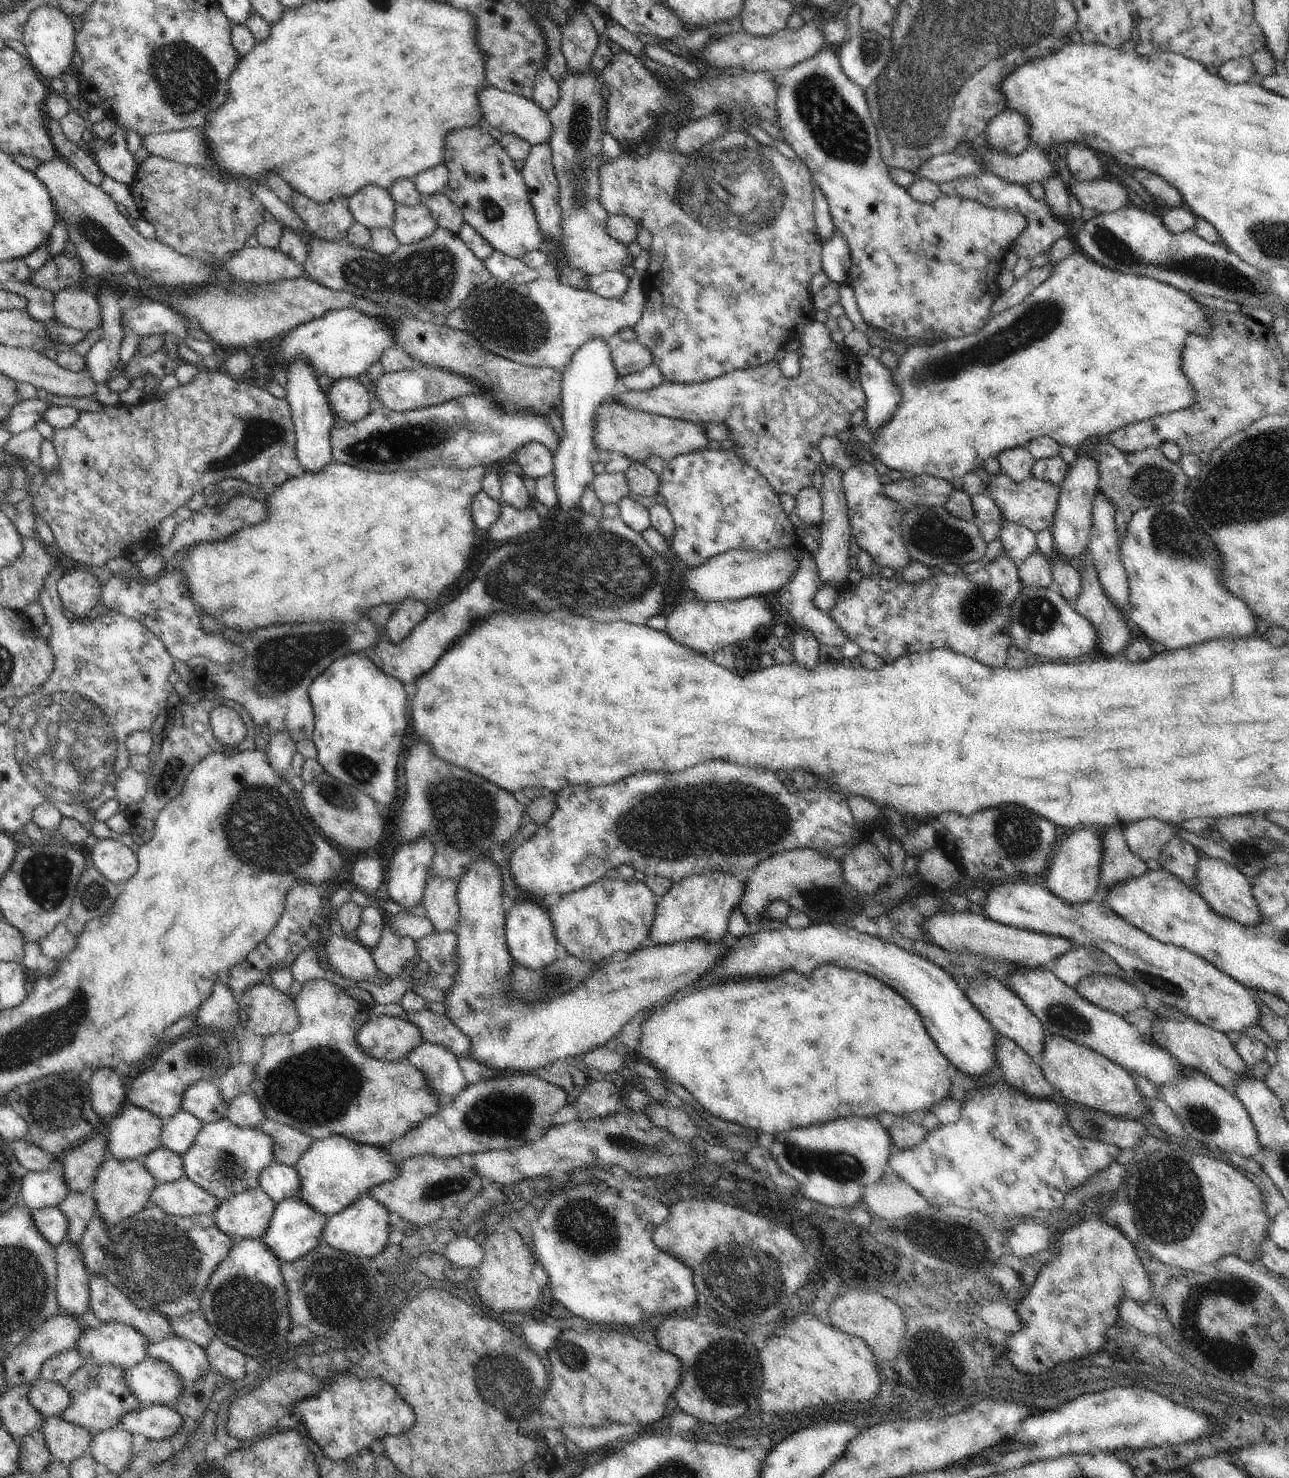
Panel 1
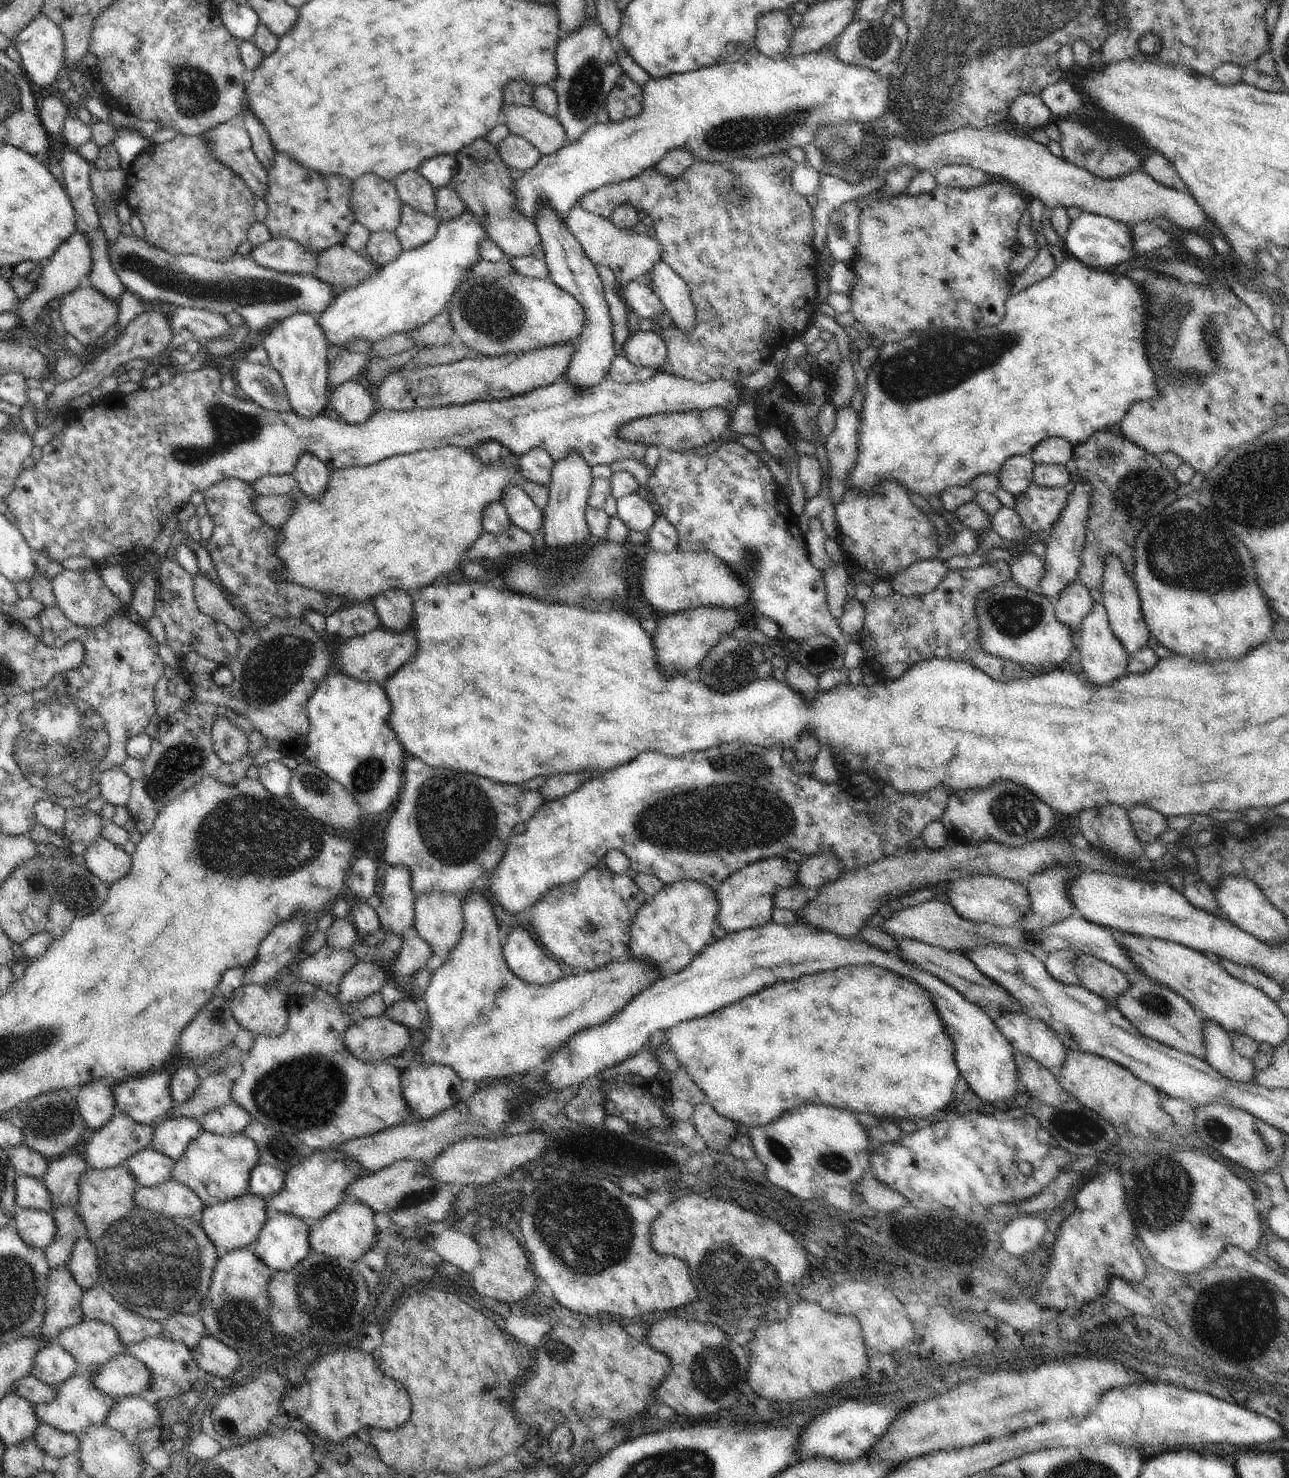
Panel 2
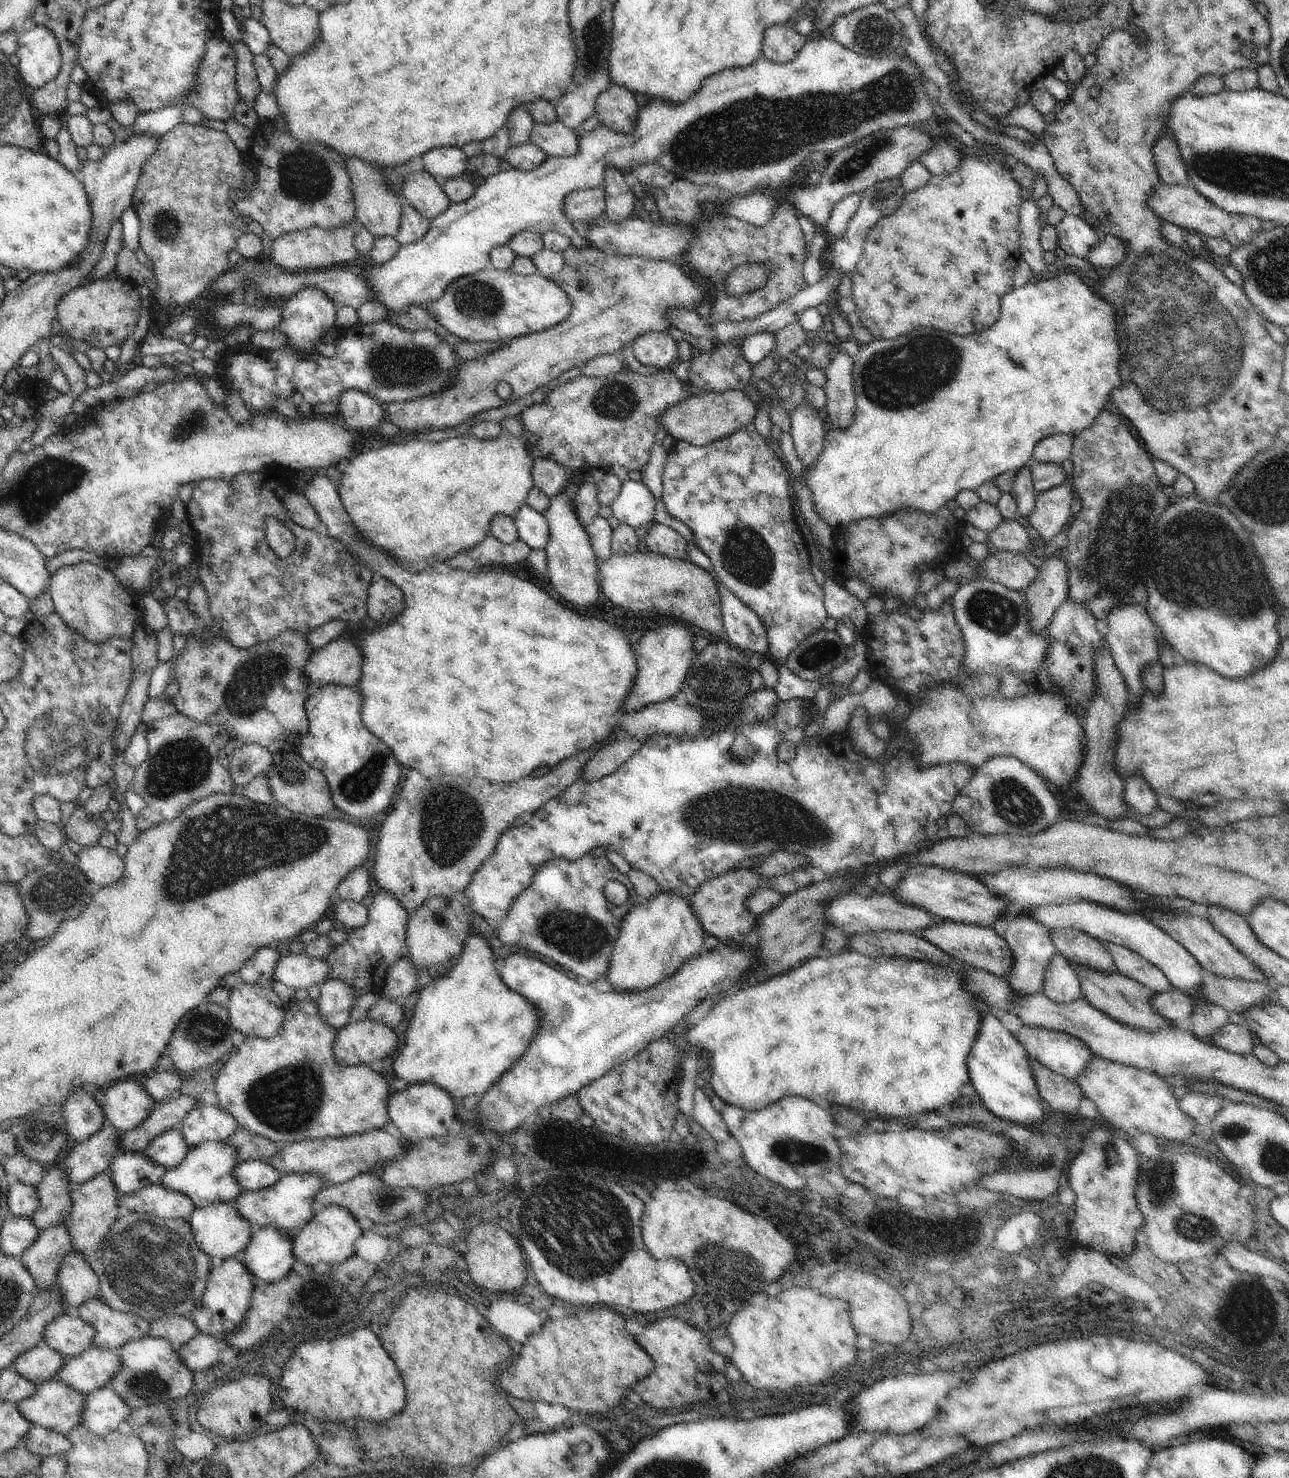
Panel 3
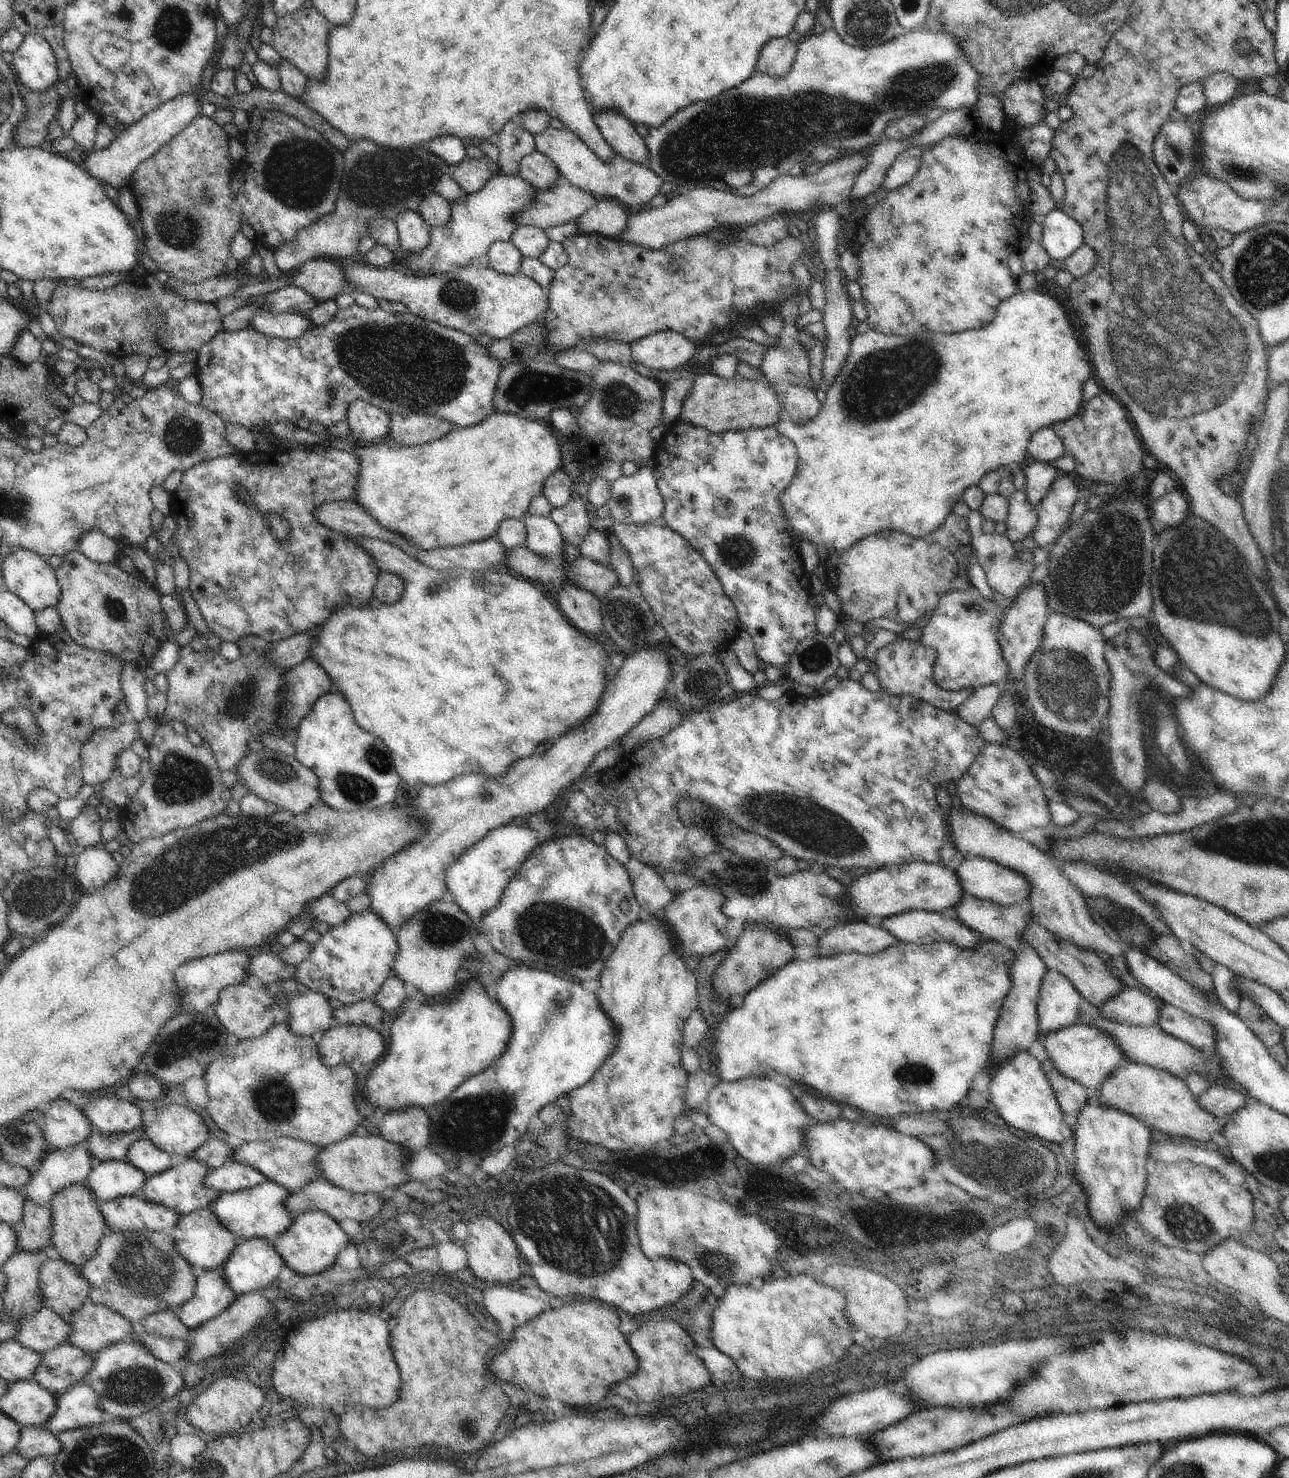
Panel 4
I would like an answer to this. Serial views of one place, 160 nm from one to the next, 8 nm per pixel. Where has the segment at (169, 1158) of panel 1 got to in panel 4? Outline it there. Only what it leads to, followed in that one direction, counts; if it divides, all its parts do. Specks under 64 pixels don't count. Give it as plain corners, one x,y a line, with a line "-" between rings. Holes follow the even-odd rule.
128,1160
97,1162
86,1183
96,1202
104,1202
141,1194
149,1178

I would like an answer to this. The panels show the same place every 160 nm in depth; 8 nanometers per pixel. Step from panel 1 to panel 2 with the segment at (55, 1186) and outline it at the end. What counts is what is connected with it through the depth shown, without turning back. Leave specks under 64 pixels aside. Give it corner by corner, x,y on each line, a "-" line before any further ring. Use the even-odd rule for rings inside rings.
21,1175
16,1182
16,1204
22,1209
52,1210
52,1196
43,1180

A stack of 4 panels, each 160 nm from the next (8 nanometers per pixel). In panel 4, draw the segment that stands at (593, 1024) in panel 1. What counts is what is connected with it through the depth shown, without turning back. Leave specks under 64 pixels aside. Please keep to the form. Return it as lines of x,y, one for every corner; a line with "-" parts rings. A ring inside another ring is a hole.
470,975
466,978
470,980
452,1002
412,1003
394,1022
388,1054
365,1082
362,1096
373,1108
382,1107
384,1114
410,1106
431,1108
504,1054
512,1038
512,1018
498,1000
486,994
478,980

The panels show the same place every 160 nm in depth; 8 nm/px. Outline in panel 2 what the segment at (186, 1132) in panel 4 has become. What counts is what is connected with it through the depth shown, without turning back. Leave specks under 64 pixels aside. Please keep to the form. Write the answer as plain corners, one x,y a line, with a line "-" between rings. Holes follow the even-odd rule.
230,1101
206,1114
202,1118
200,1126
202,1126
201,1130
204,1132
230,1136
230,1134
244,1133
244,1130
252,1122
252,1116
244,1108
240,1108
238,1104

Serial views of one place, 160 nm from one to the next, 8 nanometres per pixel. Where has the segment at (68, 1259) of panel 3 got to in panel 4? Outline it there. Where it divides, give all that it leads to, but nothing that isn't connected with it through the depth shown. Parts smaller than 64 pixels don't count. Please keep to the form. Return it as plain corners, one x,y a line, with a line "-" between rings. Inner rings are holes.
51,1255
42,1266
38,1280
43,1307
65,1319
83,1308
89,1299
90,1282
80,1272
72,1264

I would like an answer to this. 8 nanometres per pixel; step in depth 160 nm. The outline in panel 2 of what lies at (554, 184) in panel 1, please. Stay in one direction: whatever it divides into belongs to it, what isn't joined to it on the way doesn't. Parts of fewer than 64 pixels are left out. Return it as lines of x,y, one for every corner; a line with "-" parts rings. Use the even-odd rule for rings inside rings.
542,202
538,204
538,218
536,218
536,229
540,234
542,248
546,256
546,267
550,272
548,279
560,288
572,294
585,312
585,324
581,336
577,339
576,350
572,354
572,360
564,372
566,380
580,390
588,390
590,386
600,384
604,378
608,378
612,360
616,358
614,348
614,338
612,322
608,304
606,303
604,288
599,278
599,271
587,258
578,240
570,233
564,220
556,214
556,210
544,206
-
570,452
562,460
552,466
552,482
549,488
549,500
543,511
544,540
549,550
561,550
564,546
586,544
591,533
589,532
585,512
588,509
587,501
590,497
590,488
593,484
591,467
584,462
578,452

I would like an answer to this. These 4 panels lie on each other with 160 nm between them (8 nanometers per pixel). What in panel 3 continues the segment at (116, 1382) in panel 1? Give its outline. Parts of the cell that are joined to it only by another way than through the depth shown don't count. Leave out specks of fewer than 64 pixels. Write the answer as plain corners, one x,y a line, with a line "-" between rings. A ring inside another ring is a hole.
60,1379
43,1382
37,1393
17,1404
33,1424
67,1435
83,1424
86,1395

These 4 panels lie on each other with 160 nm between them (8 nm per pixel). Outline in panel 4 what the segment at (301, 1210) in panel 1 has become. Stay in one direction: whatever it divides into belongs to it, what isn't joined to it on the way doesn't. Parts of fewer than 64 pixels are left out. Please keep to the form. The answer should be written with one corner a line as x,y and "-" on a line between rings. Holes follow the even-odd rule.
254,1238
237,1245
222,1268
228,1288
239,1297
276,1284
284,1266
274,1245
264,1238

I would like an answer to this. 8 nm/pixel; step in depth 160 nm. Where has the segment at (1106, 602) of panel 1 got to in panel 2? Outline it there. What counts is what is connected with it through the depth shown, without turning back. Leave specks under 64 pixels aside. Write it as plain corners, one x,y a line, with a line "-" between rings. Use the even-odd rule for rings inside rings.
1094,602
1092,612
1084,618
1080,630
1081,670
1094,684
1108,684
1126,674
1128,656
1124,646
1118,642
1108,622
1107,613
1103,604

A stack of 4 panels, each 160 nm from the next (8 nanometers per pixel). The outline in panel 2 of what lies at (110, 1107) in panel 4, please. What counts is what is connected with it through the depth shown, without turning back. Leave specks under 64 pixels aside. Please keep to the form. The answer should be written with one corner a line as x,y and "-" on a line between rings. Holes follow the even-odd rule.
160,1069
112,1085
116,1108
138,1124
152,1127
163,1124
175,1106
170,1094
172,1076
170,1070

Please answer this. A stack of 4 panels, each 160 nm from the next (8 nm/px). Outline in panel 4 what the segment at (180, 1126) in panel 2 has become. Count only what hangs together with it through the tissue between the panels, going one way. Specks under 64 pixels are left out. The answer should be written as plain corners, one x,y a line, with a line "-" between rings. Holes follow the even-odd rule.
145,1137
141,1140
136,1140
130,1146
130,1150
126,1154
126,1160
130,1164
134,1164
140,1172
144,1172
148,1178
169,1170
177,1161
168,1152
160,1150
154,1142
150,1142

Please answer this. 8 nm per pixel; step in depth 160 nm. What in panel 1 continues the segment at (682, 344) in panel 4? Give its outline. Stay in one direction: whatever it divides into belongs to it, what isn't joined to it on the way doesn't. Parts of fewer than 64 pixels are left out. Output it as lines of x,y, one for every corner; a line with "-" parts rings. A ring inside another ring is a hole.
616,341
611,348
612,362
617,376
625,377
643,371
652,364
653,356
649,349
636,341

